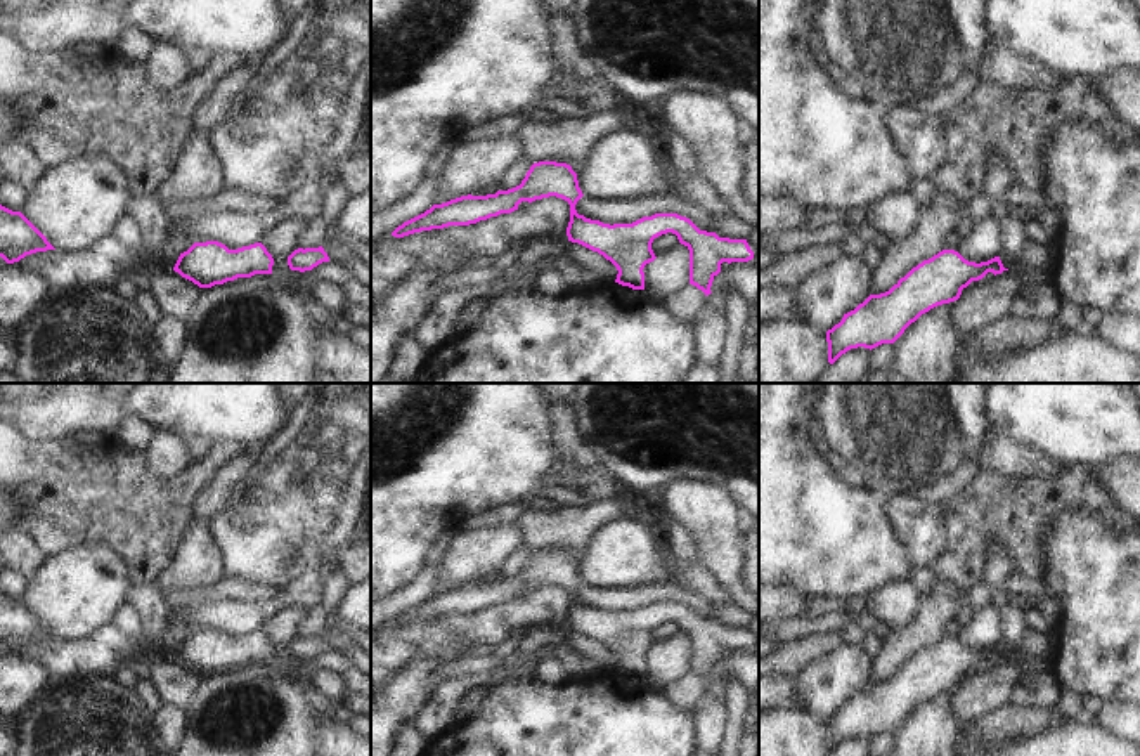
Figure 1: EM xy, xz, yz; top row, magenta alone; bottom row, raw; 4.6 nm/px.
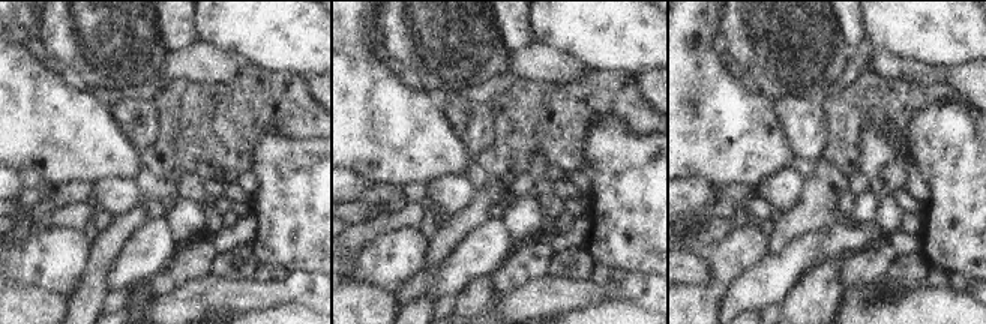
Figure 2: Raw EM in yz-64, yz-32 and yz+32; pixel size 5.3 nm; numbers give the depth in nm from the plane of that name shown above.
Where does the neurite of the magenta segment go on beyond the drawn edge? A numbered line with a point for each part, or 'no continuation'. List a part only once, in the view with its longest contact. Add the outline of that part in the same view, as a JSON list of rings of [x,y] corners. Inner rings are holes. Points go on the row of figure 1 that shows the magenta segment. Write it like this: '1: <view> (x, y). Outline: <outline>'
no continuation

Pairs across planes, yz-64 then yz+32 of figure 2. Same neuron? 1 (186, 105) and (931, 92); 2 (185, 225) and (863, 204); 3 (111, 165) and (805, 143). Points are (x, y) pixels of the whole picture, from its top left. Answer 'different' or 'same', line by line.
1: same
2: same
3: different

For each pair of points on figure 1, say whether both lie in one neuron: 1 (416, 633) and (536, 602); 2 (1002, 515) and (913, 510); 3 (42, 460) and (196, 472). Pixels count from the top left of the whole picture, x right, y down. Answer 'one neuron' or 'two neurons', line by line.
1: one neuron
2: two neurons
3: one neuron

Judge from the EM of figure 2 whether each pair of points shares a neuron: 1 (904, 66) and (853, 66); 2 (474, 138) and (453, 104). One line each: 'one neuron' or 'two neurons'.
1: two neurons
2: one neuron

